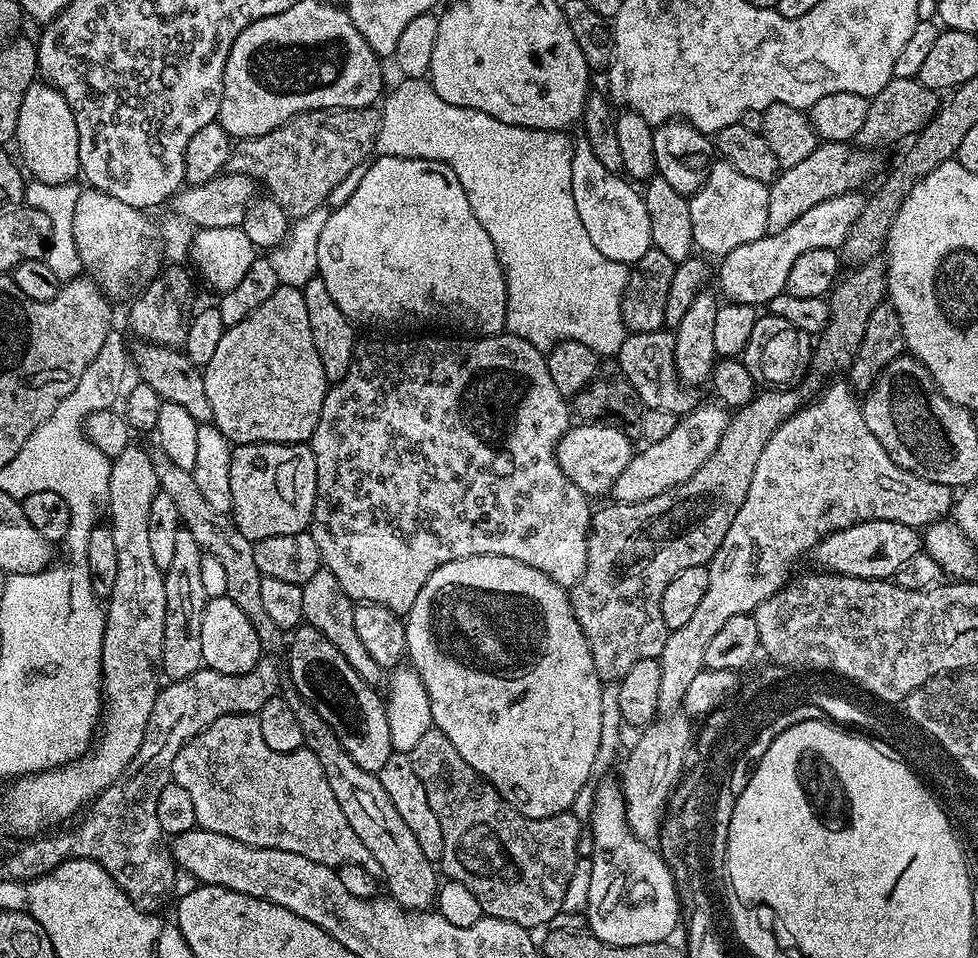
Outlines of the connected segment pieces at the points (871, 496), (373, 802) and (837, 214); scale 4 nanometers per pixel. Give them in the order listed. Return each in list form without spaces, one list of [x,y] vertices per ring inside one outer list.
[[[840,382],[829,383],[819,395],[809,399],[803,408],[782,422],[766,442],[758,458],[758,466],[754,466],[754,478],[750,478],[746,502],[742,502],[738,514],[734,514],[734,522],[730,522],[730,530],[726,530],[722,546],[718,546],[714,558],[706,565],[708,581],[702,602],[686,626],[669,631],[666,646],[662,646],[659,659],[662,683],[658,693],[661,713],[675,713],[683,705],[690,682],[705,669],[706,646],[714,639],[714,634],[718,634],[730,618],[755,613],[759,604],[780,591],[790,579],[788,571],[792,563],[807,552],[809,555],[824,537],[871,520],[902,522],[923,530],[951,513],[954,490],[942,482],[930,482],[910,470],[902,470],[902,466],[895,464],[890,454],[882,450],[882,442],[870,434],[870,426],[866,426],[864,421],[864,410],[857,393],[847,383],[836,383]]]
[[[285,687],[282,695],[302,725],[304,747],[314,754],[314,758],[318,758],[322,774],[326,774],[326,782],[330,782],[330,794],[338,798],[338,806],[342,806],[342,814],[346,814],[350,830],[362,838],[362,846],[366,846],[366,850],[370,850],[370,854],[374,854],[374,859],[378,861],[383,887],[384,884],[388,887],[387,895],[408,912],[431,909],[438,895],[437,865],[426,858],[426,854],[422,854],[413,832],[407,828],[406,822],[402,822],[386,790],[382,790],[379,775],[362,770],[362,766],[358,766],[358,762],[346,754],[334,730],[330,730],[330,726],[318,718],[315,710],[296,693],[295,688]]]
[[[859,191],[847,192],[841,196],[828,198],[826,202],[818,202],[802,214],[802,218],[794,218],[786,230],[769,232],[754,242],[746,242],[746,246],[738,246],[738,250],[730,250],[730,254],[722,257],[718,264],[718,280],[720,288],[727,299],[734,304],[750,304],[767,306],[773,298],[784,291],[786,278],[790,274],[790,266],[794,266],[794,258],[806,254],[810,250],[823,248],[839,249],[850,234],[850,226],[858,222],[858,214],[862,214],[865,197]]]

